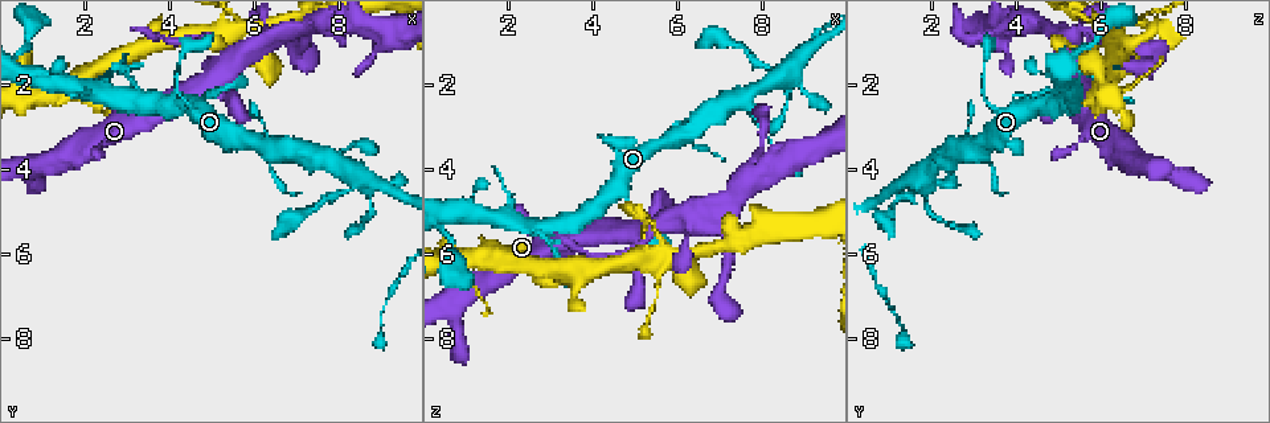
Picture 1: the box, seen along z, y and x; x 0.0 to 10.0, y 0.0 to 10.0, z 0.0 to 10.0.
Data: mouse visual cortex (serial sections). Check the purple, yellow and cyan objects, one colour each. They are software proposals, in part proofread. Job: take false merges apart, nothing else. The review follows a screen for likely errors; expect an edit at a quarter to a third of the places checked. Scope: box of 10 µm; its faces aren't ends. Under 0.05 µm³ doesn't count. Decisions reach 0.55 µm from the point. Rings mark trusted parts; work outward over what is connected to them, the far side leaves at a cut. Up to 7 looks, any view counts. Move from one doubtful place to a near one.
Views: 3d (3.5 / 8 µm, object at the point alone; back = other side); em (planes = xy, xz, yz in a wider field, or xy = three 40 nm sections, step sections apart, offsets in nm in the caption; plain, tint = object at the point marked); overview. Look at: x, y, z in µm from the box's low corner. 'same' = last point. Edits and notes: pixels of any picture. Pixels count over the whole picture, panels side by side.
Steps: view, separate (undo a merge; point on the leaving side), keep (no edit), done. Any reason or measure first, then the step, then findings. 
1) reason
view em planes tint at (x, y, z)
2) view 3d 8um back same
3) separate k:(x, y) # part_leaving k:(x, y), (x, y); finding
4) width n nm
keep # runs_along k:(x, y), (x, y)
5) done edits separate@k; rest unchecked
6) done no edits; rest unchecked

sharp bend
view 3d 8um back at (1.15, 1.90, 5.10)

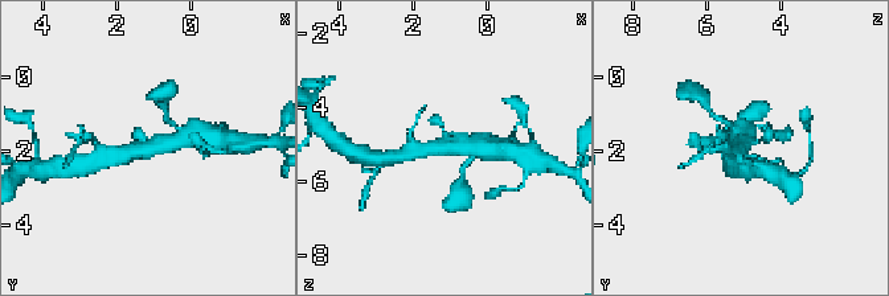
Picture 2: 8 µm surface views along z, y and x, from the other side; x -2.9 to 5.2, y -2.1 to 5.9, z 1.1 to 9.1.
view em xy step 3 tint same

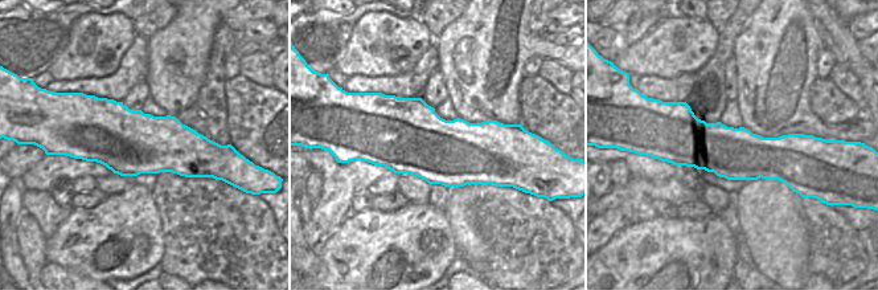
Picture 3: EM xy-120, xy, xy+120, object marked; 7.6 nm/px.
keep # runs_along 2:(111, 157), (152, 149), (183, 136); all the same cell

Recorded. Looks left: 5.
three-way junction
view 3d 3.5um at (7.45, 3.70, 2.45)

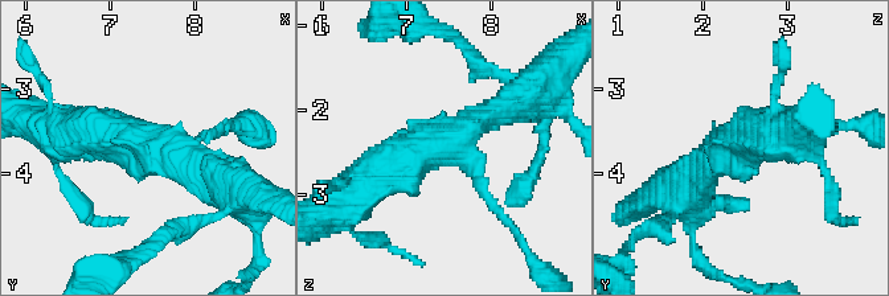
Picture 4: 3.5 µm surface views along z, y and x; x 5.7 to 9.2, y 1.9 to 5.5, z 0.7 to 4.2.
arms 3; arm_widths 150, 400, 500 nm; now the EM
view em planes tint at (7.45, 3.65, 2.40)

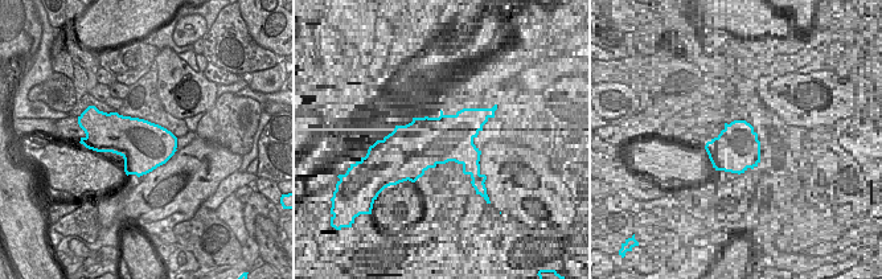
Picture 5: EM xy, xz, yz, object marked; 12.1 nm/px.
cut it another way
view em xy step 3 tint same

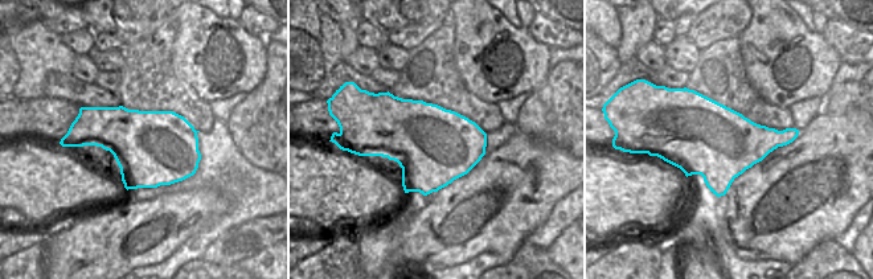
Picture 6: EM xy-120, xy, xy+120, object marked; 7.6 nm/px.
keep # runs_along 4:(368, 179), (445, 146), (515, 101); continuous, no second cell

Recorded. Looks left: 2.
done no edits; rest unchecked

